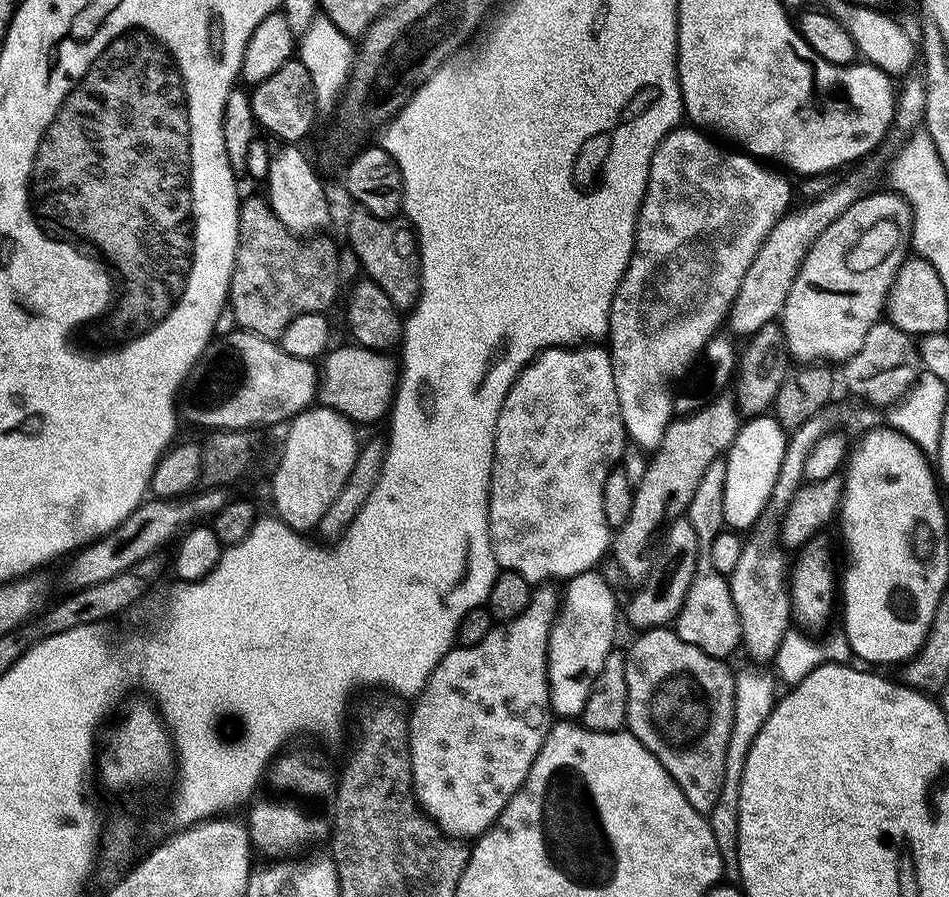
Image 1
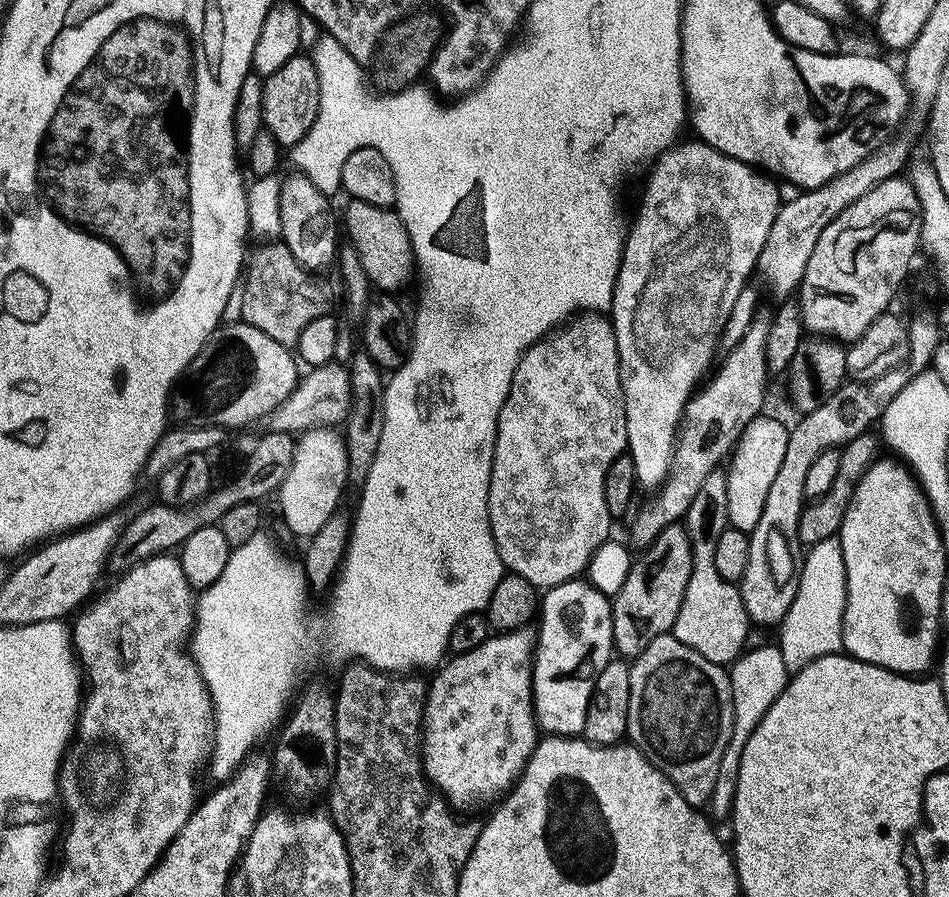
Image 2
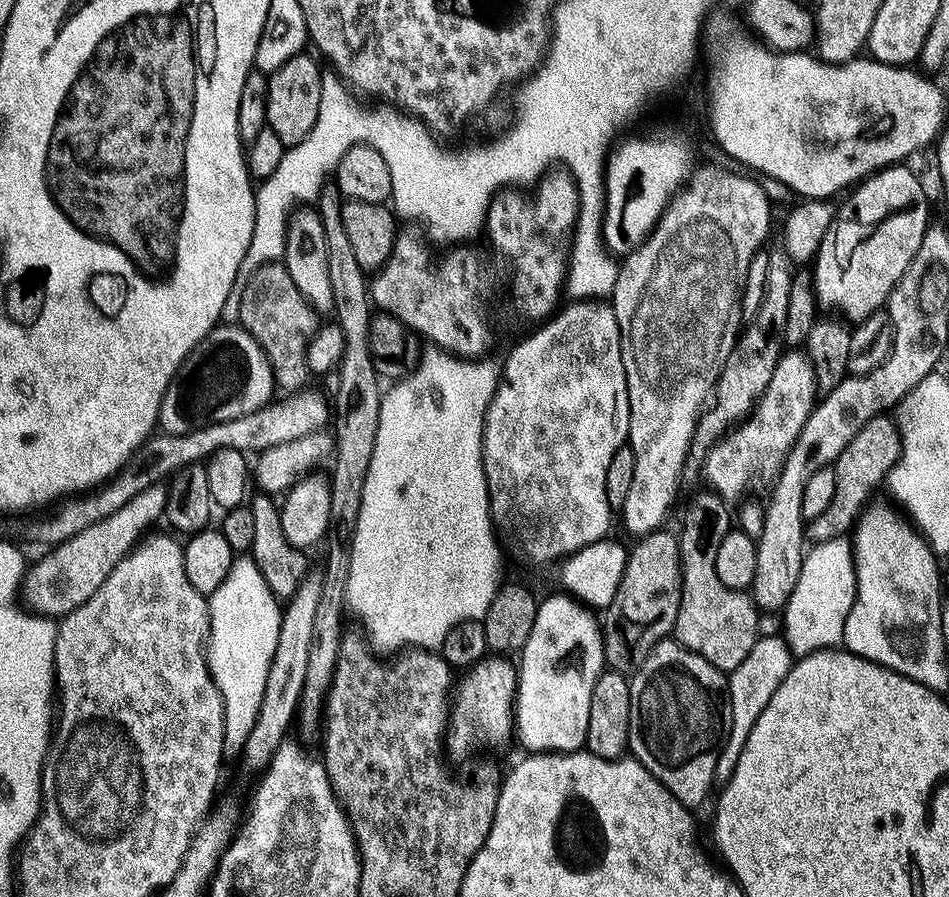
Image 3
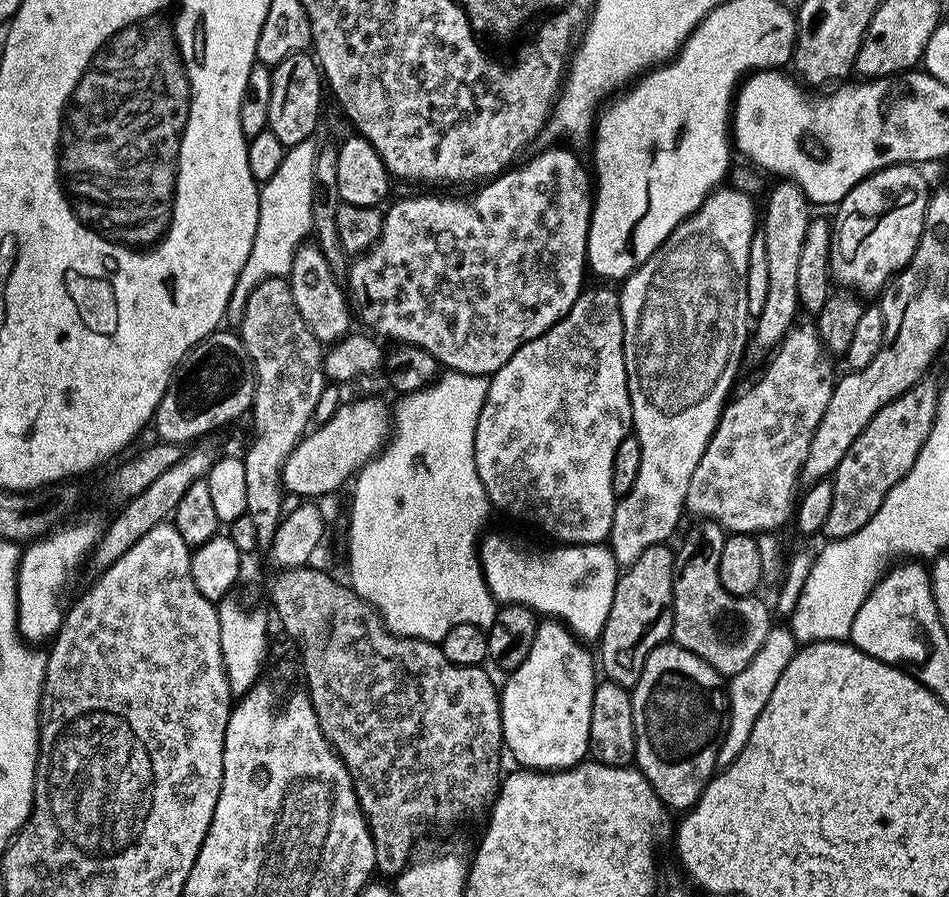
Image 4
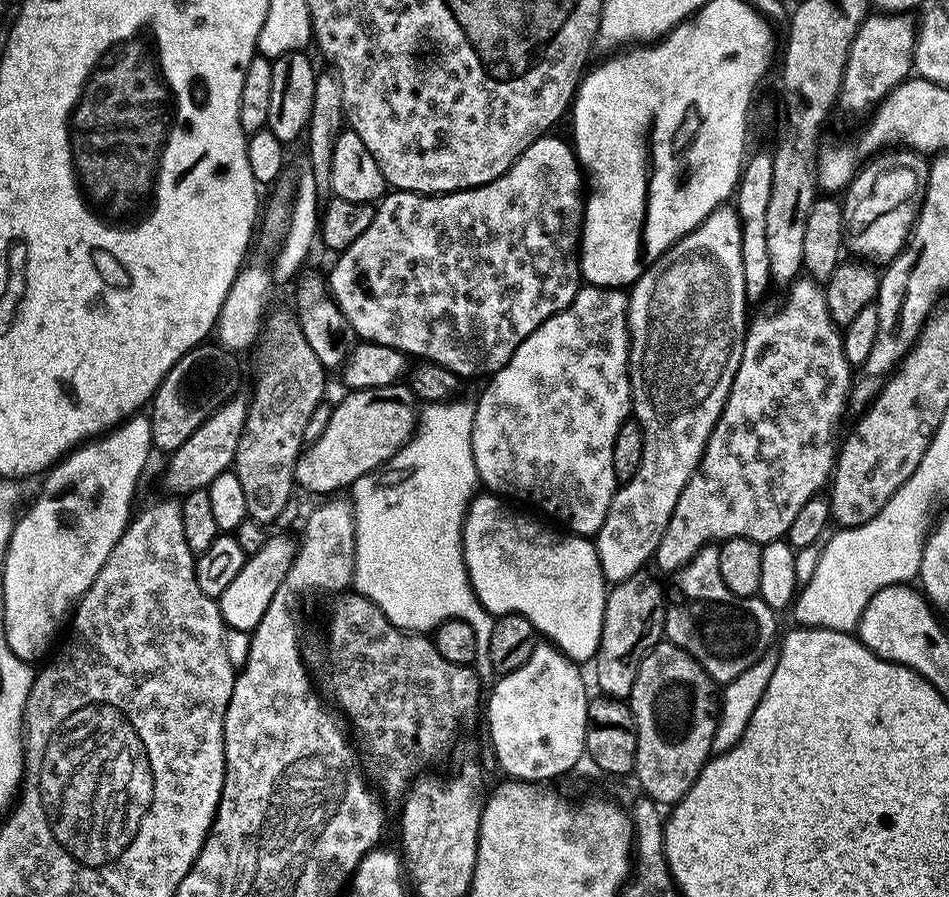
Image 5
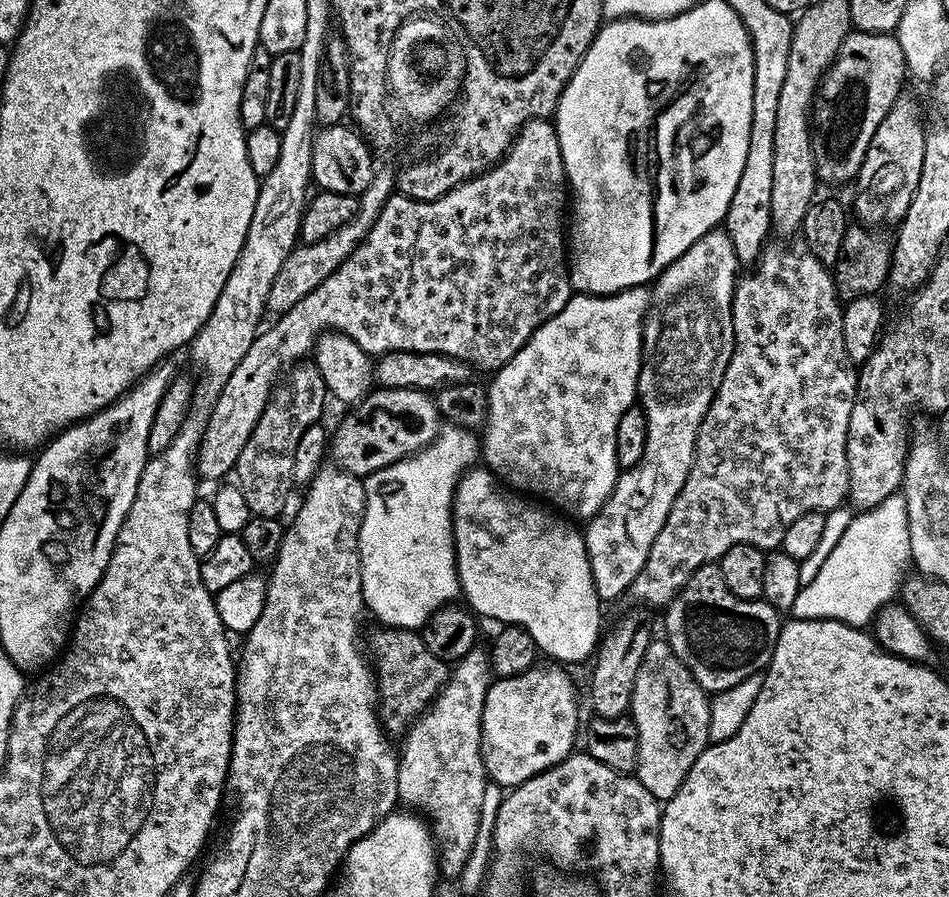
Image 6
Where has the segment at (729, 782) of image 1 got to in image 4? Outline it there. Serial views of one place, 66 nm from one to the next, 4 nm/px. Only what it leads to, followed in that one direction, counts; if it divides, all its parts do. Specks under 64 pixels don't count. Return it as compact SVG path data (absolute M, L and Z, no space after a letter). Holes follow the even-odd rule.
M773 626L766 634L766 642L758 646L758 654L750 658L746 670L738 670L736 676L727 681L728 693L728 727L724 729L724 737L718 750L717 765L727 766L742 754L742 746L746 746L746 738L750 738L750 730L754 730L754 722L758 722L758 714L770 702L770 694L774 694L774 686L778 686L778 678L782 678L782 670L790 666L790 658L798 651L798 641L794 638L791 627Z

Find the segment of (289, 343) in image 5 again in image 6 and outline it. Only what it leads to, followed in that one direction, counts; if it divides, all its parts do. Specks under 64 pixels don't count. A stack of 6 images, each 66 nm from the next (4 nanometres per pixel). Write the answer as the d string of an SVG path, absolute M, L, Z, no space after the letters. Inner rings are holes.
M300 362L291 371L273 387L266 410L262 410L262 418L258 418L250 442L242 446L234 469L234 484L246 498L251 515L262 518L277 518L287 506L288 491L294 488L294 450L298 450L302 434L306 434L310 426L321 423L324 403L330 400L326 382L315 363Z

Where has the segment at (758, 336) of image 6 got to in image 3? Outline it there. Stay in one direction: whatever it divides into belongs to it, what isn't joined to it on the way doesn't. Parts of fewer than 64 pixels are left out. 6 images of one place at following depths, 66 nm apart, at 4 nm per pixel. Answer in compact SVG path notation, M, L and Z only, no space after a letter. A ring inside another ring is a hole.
M800 350L785 351L776 364L774 378L770 378L747 419L717 440L705 454L702 461L702 480L704 476L708 483L705 485L725 502L733 502L759 480L775 481L798 434L802 434L802 426L806 426L806 418L810 418L817 403L816 379L807 355Z

